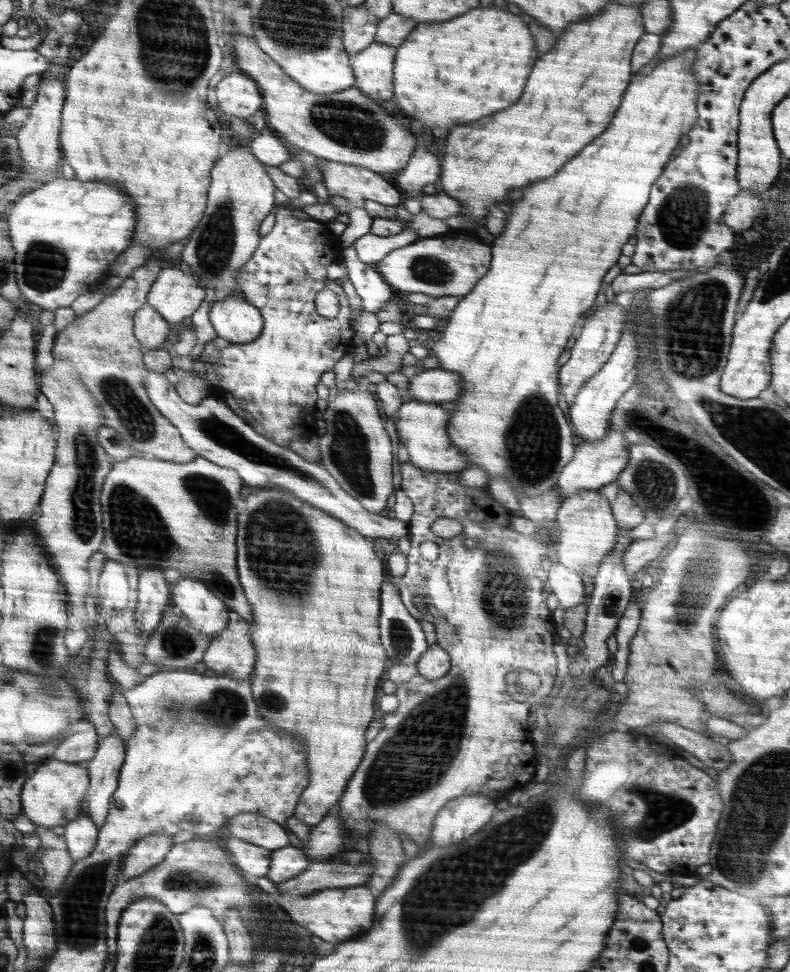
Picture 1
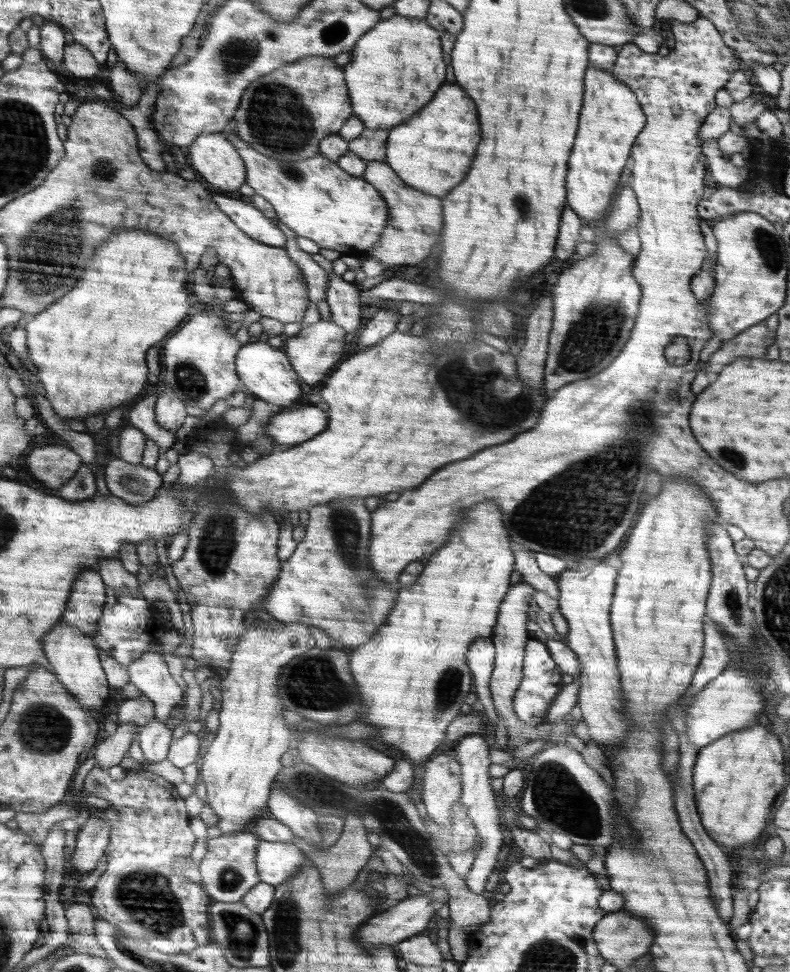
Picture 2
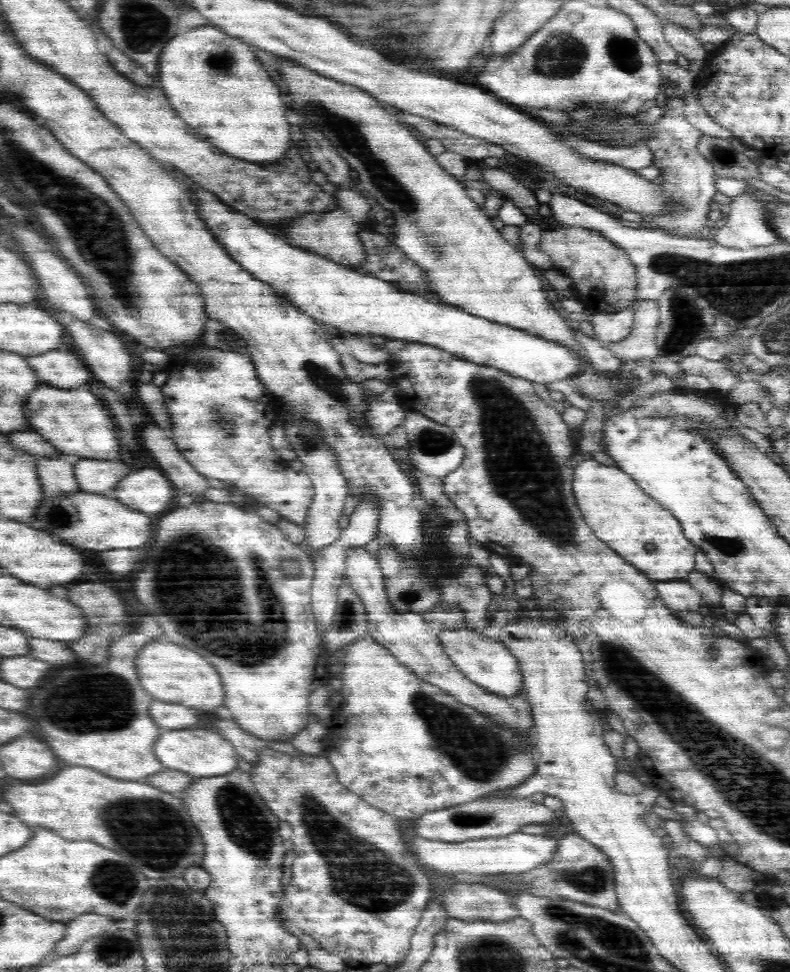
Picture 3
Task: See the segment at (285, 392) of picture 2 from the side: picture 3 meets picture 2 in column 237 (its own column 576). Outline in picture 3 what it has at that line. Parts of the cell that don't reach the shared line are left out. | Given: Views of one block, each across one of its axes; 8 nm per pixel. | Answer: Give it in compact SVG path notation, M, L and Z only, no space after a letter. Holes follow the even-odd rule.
M210 192L191 195L211 232L228 253L244 264L254 277L264 280L291 305L306 315L352 334L377 334L388 339L423 343L447 351L462 360L512 373L531 381L565 379L577 369L575 356L566 349L520 330L490 322L459 308L430 301L419 293L399 290L395 284L373 275L350 271L308 251L296 249L272 235L263 226L224 204Z

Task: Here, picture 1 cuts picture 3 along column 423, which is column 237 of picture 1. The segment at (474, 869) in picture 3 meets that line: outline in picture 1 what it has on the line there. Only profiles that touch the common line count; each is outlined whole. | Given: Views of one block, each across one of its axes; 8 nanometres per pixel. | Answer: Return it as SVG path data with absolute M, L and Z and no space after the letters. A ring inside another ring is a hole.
M238 837L228 838L228 842L225 844L234 855L237 866L247 872L249 877L252 879L266 877L268 870L270 870L271 850L256 846Z

